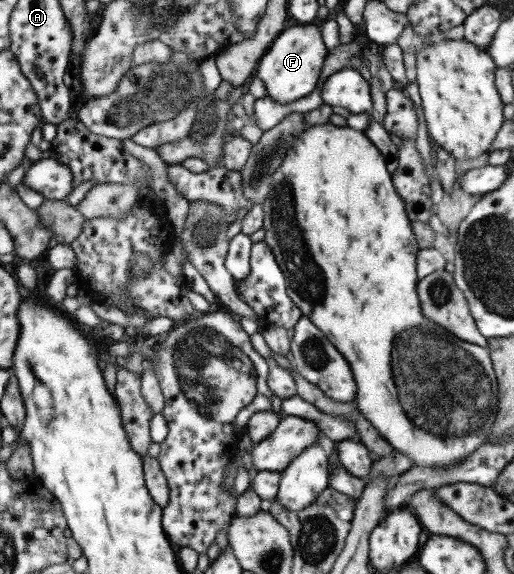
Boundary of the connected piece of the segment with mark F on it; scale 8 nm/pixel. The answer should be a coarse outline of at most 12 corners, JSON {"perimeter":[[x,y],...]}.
{"perimeter":[[320,27],[280,31],[253,76],[278,104],[315,89],[327,52]]}

